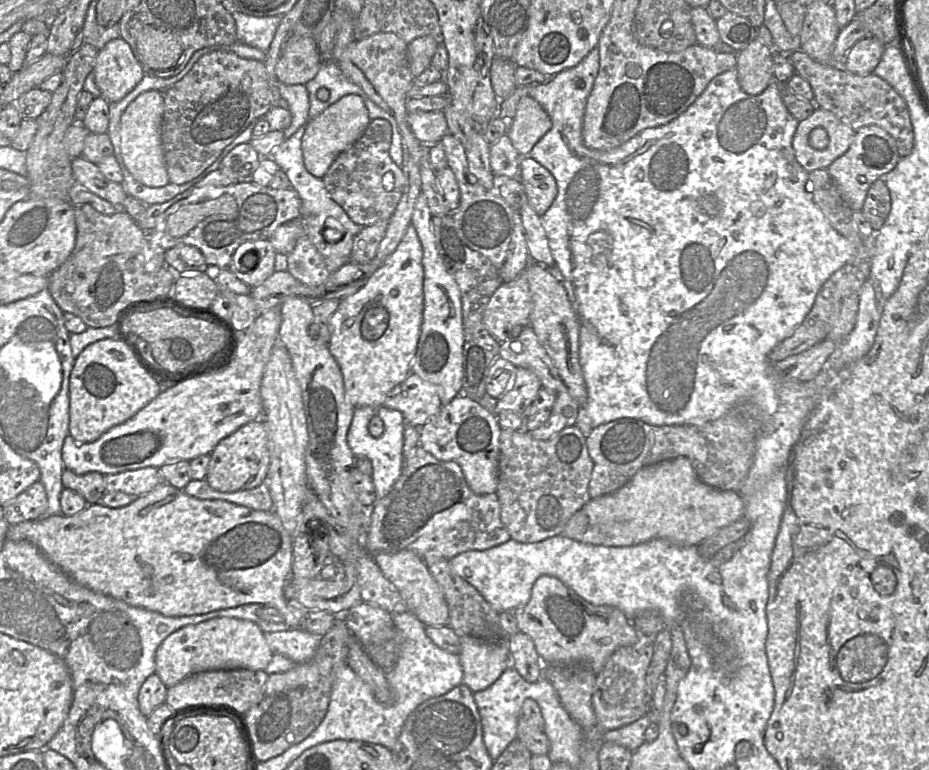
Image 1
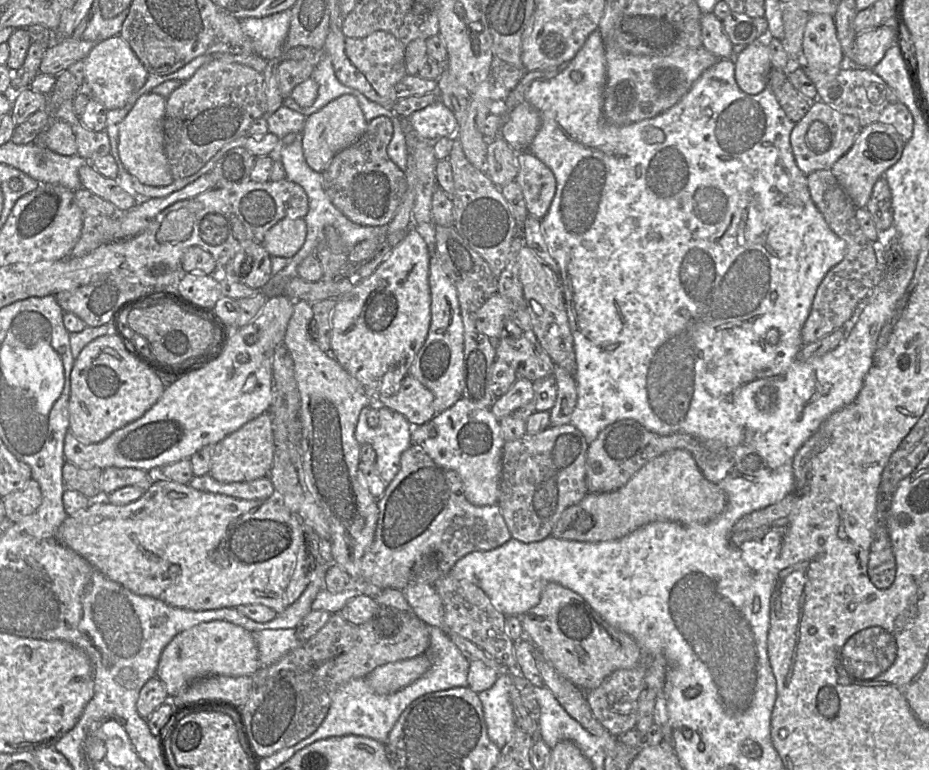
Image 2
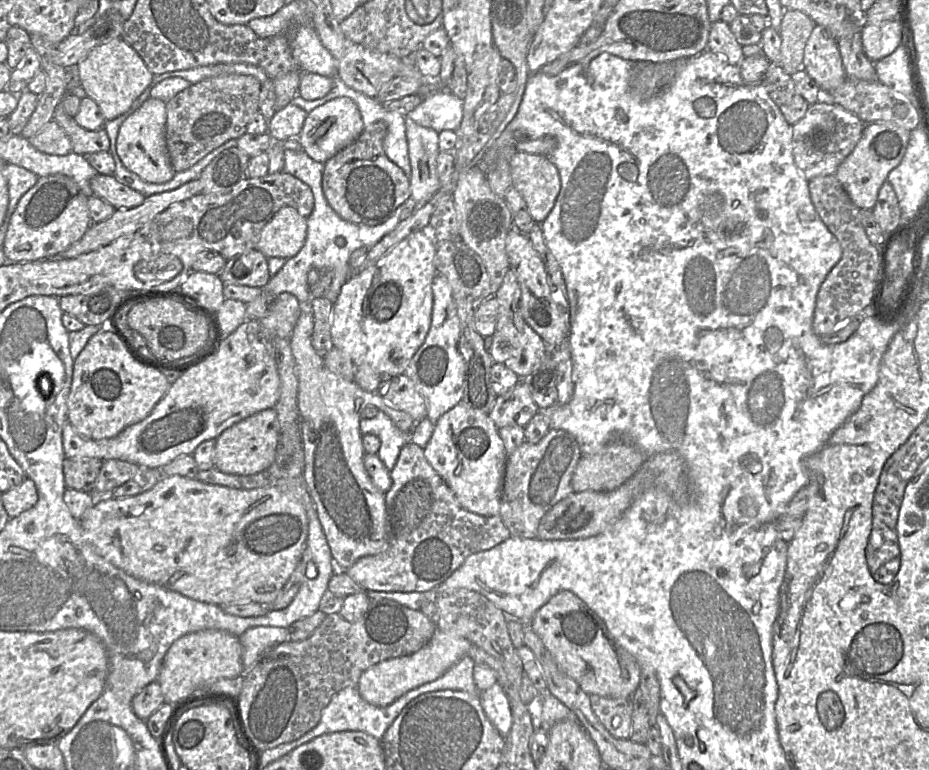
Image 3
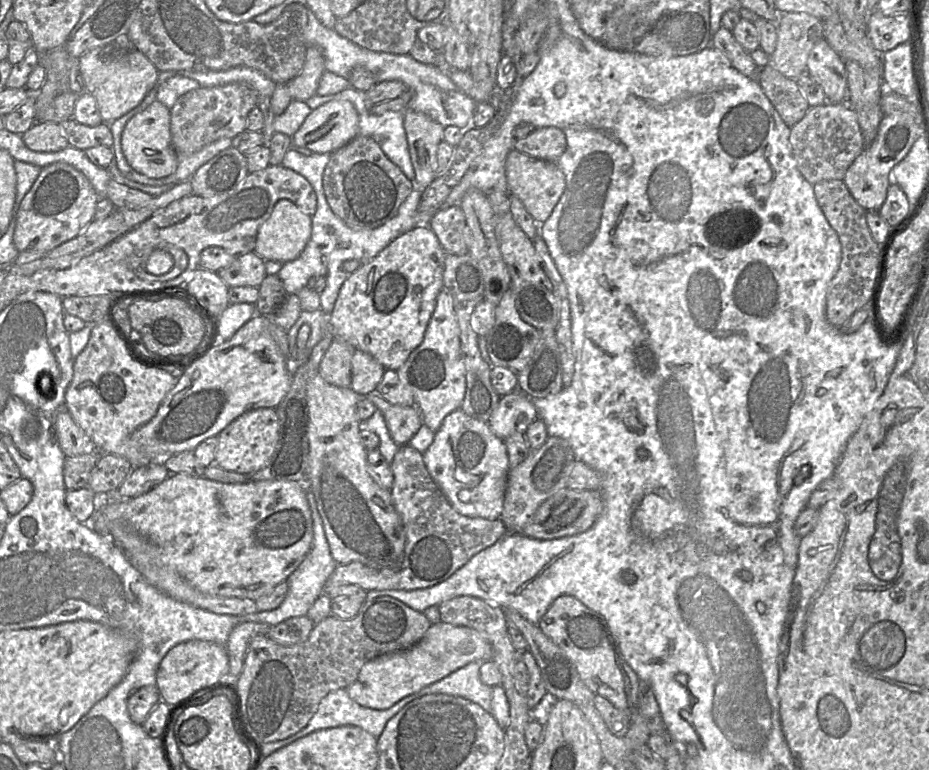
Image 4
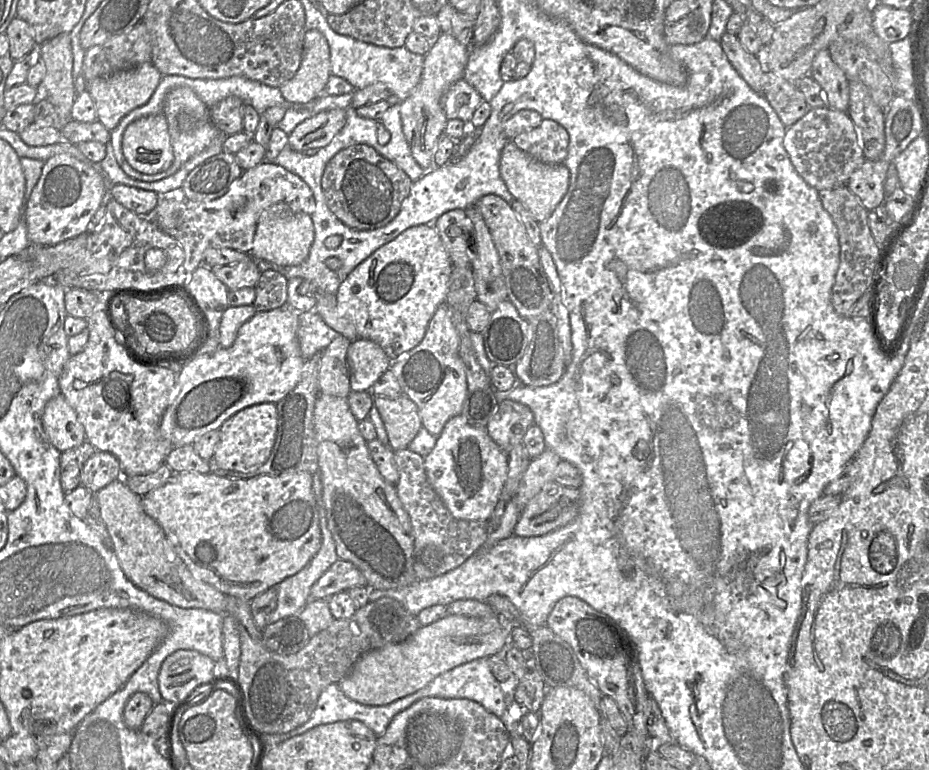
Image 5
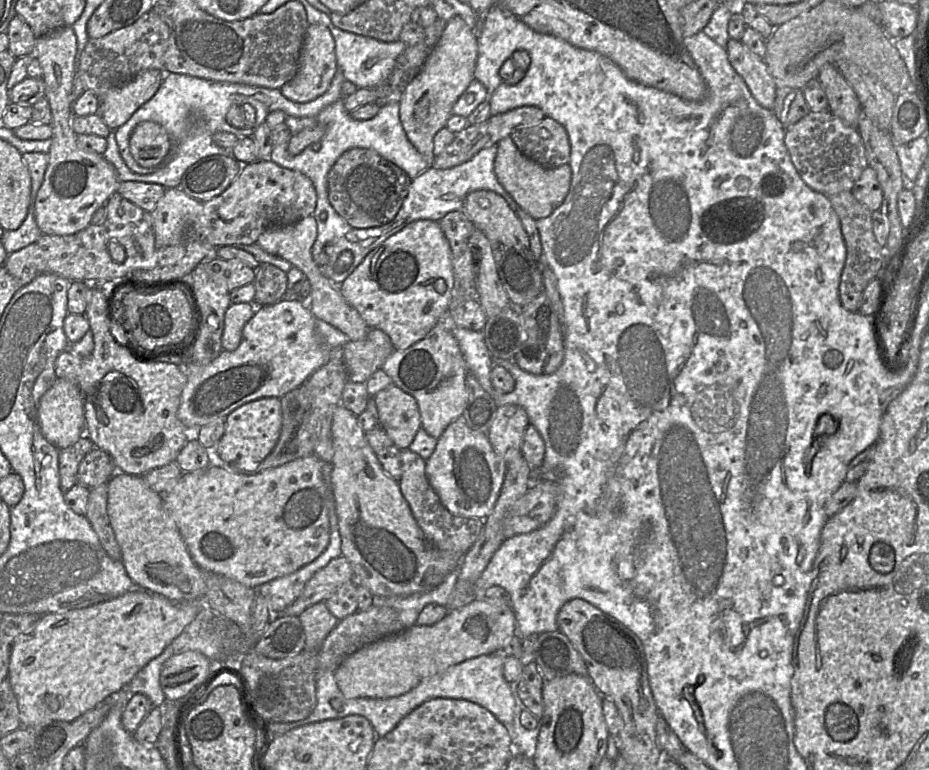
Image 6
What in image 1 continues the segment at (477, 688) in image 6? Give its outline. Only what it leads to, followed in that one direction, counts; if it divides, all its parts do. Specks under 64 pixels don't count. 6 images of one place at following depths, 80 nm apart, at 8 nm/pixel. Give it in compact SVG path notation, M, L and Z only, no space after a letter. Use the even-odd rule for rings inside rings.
M411 612L393 615L393 623L398 635L399 656L394 667L386 671L391 689L405 694L406 702L398 714L408 715L424 701L446 694L459 684L463 684L463 670L458 654L449 653L437 645L425 633L425 625Z

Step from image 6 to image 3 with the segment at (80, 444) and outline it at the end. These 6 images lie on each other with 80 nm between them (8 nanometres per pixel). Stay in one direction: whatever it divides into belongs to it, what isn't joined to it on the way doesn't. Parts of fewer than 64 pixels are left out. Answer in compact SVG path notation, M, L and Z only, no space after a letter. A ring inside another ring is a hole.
M93 457L66 458L63 462L66 488L94 492L95 481L103 461Z

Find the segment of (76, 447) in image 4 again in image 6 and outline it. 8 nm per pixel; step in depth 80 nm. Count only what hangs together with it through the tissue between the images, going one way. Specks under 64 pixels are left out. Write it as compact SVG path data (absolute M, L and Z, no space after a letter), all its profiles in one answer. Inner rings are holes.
M57 378L43 394L38 423L43 436L59 450L72 446L86 433L83 399L73 382Z

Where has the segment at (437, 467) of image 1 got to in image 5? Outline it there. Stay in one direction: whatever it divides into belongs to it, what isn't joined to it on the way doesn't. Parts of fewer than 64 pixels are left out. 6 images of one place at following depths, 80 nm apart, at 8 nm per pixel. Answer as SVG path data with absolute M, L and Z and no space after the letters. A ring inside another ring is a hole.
M409 448L394 452L399 479L397 496L409 516L414 538L413 569L416 581L443 575L461 564L485 543L487 521L461 520L453 517L430 485L424 468L424 458ZM338 559L312 585L311 600L328 600L333 595L354 587L366 587L367 581L360 570L351 562Z

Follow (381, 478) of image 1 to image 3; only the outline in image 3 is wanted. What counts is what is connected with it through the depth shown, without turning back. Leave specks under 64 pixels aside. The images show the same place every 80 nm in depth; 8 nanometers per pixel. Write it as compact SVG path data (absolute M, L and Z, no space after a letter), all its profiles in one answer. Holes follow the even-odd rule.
M380 410L373 419L361 418L360 431L362 435L373 434L380 439L377 455L389 471L394 468L401 449L410 442L409 434L400 431Z

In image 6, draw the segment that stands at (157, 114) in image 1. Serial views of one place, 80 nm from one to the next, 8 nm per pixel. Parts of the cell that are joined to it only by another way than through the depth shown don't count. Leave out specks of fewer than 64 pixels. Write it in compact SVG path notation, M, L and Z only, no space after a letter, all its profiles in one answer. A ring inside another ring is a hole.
M152 121L139 123L129 139L132 157L144 168L160 165L168 157L171 148L172 142L167 131Z

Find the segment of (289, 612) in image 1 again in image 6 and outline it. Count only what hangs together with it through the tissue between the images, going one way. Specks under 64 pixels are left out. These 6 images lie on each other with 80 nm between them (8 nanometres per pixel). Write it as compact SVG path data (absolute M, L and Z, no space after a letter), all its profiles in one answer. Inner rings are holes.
M313 454L255 475L210 465L204 470L183 473L169 492L159 494L197 566L254 589L297 571L327 548L330 540L329 499L333 500L333 497L331 482L327 485L322 477L322 463L326 462Z

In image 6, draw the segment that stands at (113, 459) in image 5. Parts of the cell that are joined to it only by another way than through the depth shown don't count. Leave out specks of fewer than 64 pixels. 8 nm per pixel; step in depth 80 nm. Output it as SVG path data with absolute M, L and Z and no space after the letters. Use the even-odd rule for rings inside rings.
M94 447L79 464L77 482L91 489L108 482L116 472L112 457Z

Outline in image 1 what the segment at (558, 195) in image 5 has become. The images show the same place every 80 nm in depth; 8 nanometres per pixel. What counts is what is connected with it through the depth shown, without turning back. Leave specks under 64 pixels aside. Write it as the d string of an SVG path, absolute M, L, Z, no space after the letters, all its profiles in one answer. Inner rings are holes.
M521 157L518 178L524 186L529 205L543 216L557 196L557 183L549 170L531 158Z

